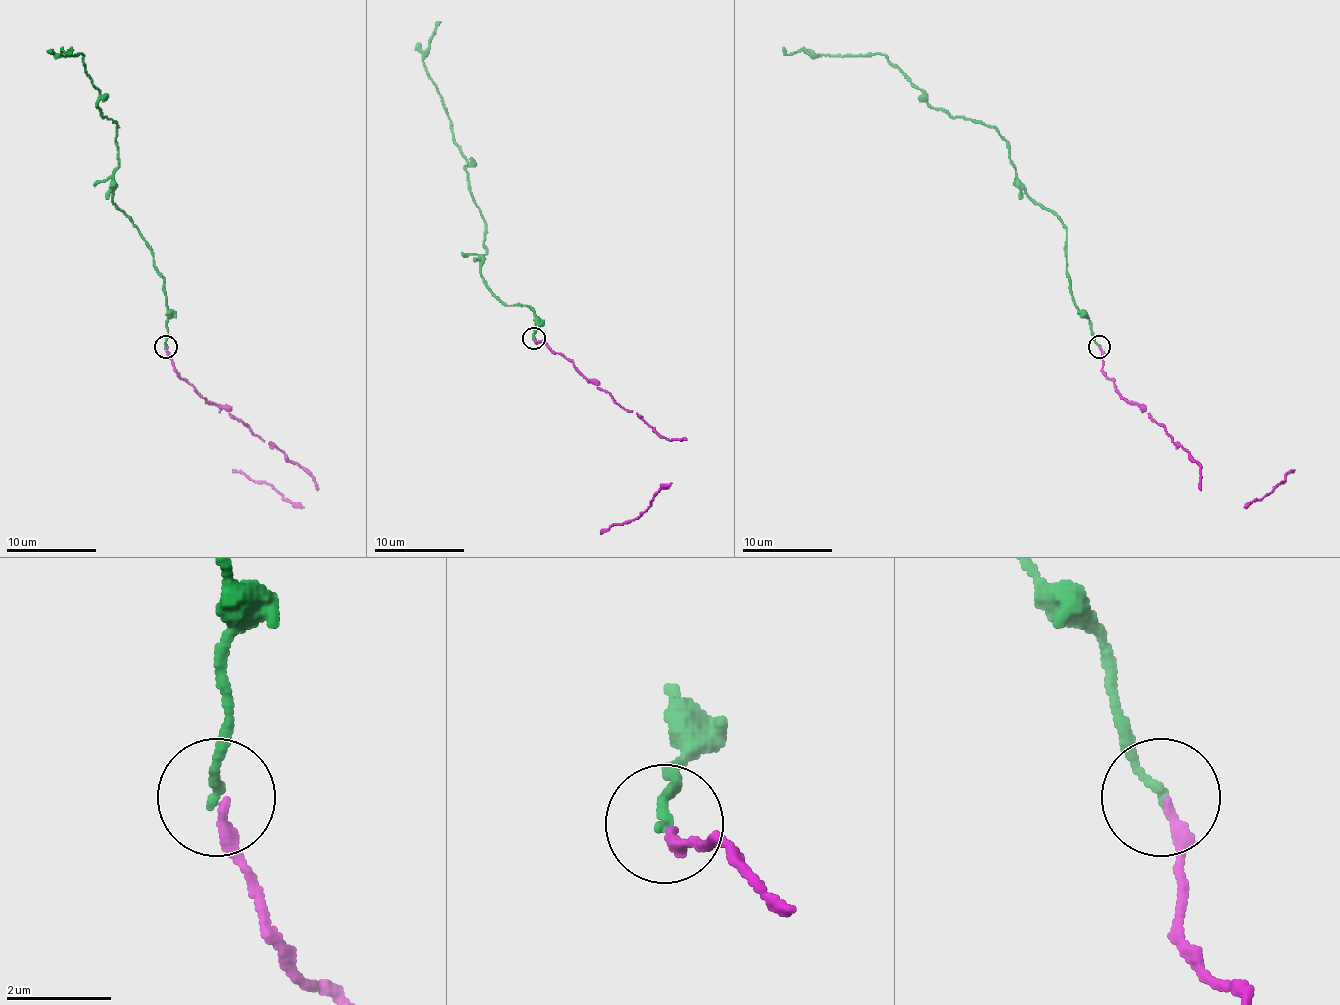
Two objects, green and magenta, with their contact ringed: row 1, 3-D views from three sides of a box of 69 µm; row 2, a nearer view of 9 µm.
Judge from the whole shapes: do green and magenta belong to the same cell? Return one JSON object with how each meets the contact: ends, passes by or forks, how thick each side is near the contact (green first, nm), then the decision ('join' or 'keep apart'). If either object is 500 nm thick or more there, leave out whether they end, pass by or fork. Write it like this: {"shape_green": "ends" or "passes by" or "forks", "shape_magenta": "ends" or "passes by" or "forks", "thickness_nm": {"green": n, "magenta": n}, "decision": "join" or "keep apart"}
{"shape_green": "ends", "shape_magenta": "ends", "thickness_nm": {"green": 180, "magenta": 240}, "decision": "join"}

